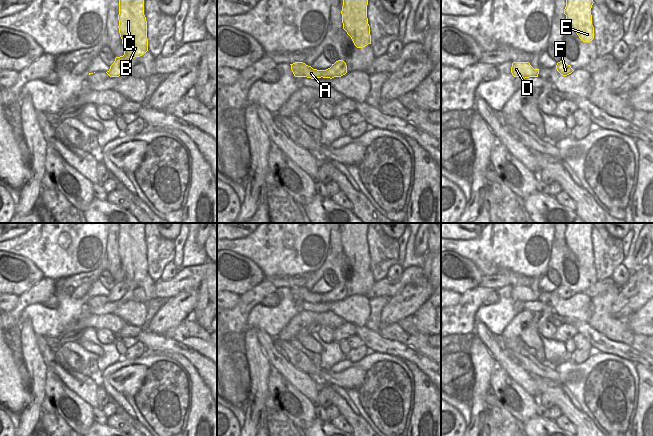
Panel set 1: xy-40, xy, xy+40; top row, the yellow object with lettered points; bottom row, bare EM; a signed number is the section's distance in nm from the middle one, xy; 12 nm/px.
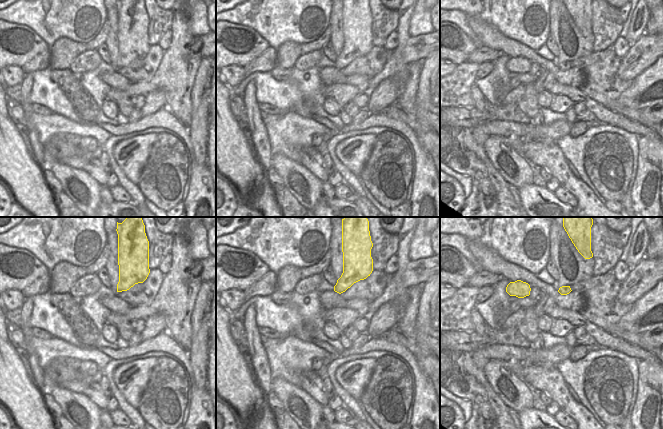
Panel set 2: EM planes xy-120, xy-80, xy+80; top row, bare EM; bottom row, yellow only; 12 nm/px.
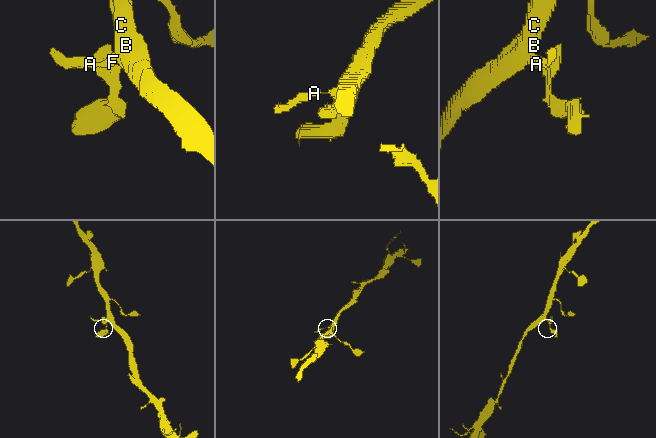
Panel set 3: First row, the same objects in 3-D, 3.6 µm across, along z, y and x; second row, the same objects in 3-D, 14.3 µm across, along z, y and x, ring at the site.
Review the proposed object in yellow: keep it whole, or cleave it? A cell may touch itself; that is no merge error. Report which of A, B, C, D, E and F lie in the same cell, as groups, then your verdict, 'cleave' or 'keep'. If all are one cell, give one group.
A B C D E F; keep

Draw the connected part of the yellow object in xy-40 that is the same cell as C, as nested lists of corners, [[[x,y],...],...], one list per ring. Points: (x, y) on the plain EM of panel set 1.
[[[119,223],[118,244],[124,279],[116,281],[106,296],[110,301],[119,301],[127,293],[131,282],[140,281],[148,275],[144,223]]]

